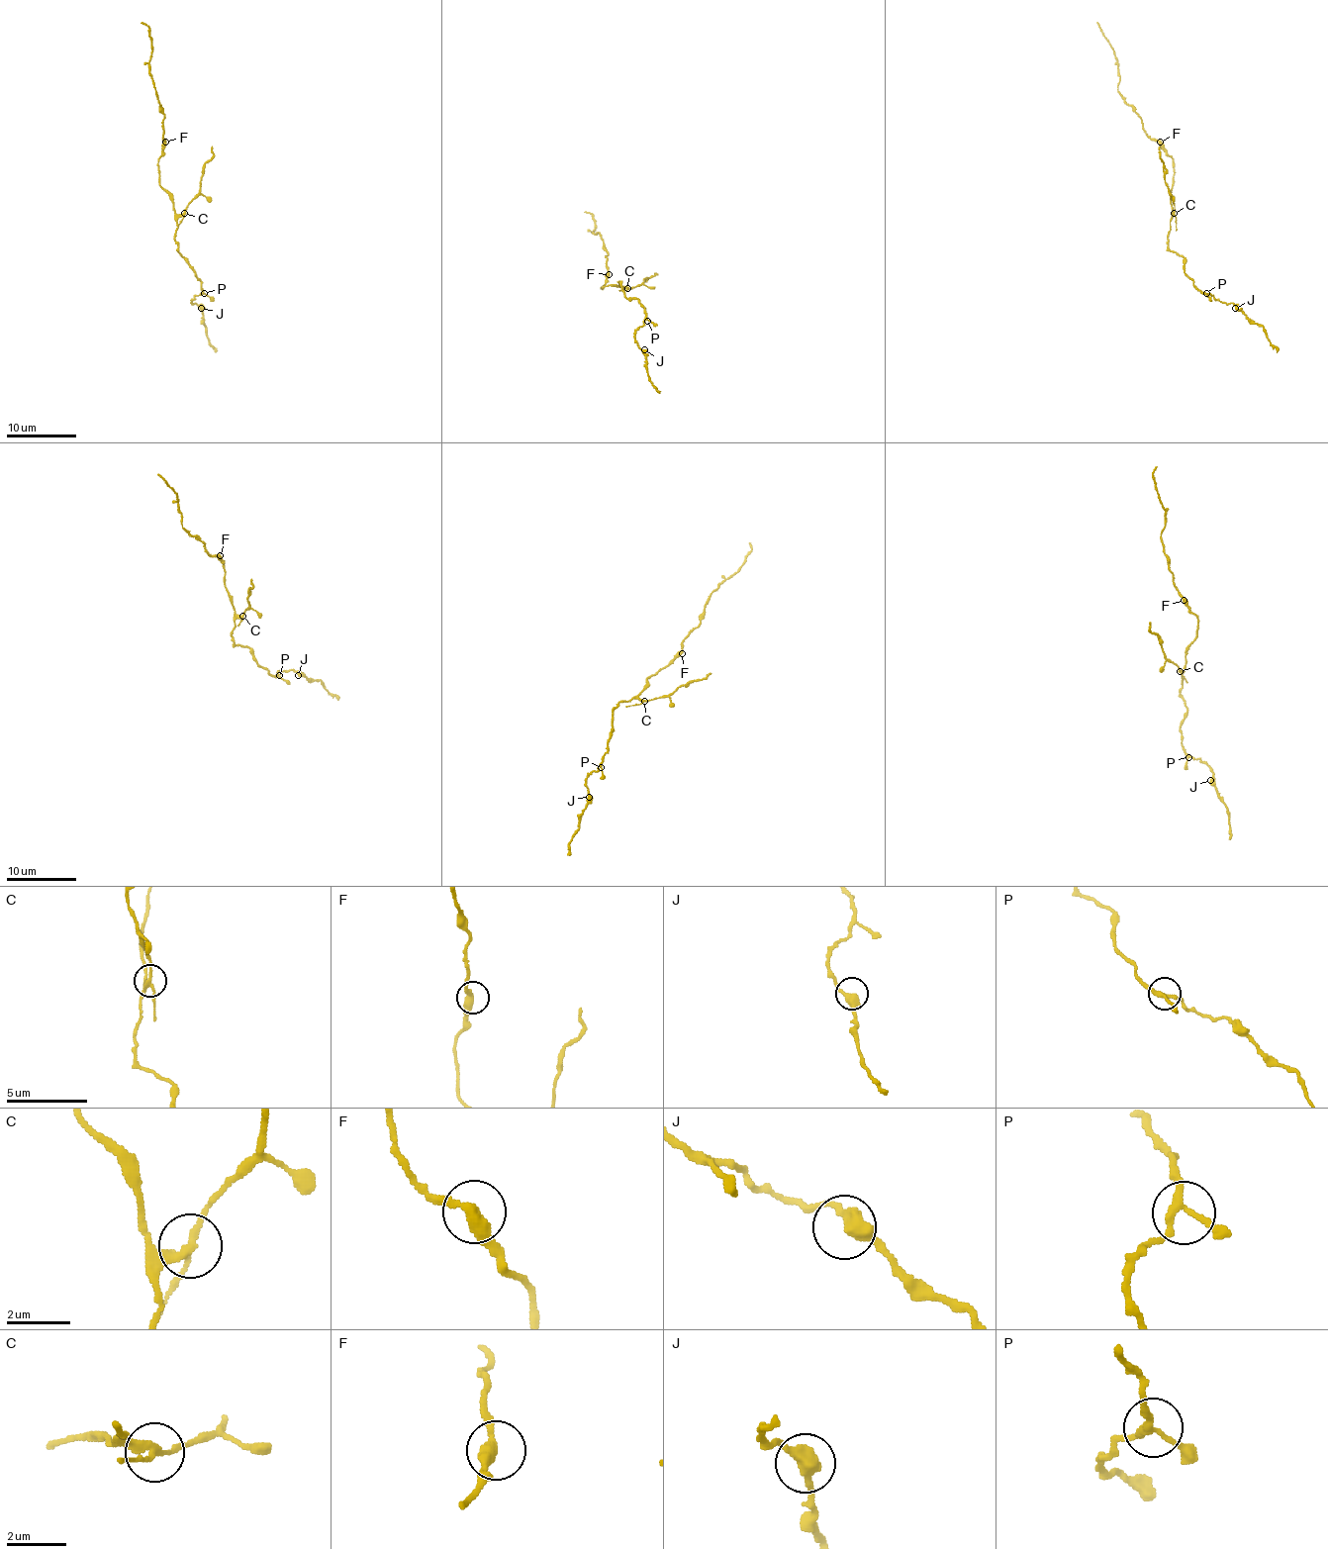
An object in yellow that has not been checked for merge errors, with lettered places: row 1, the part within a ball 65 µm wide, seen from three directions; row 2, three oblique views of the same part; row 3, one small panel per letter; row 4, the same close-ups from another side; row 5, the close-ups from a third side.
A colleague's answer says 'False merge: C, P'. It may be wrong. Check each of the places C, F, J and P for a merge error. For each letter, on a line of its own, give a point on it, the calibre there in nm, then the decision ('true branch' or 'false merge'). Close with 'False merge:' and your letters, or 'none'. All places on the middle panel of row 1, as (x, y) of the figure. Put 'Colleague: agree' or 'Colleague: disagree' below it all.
C: at (627, 288); 200 nm thick; false merge
F: at (609, 274); 360 nm thick; true branch
J: at (644, 349); 440 nm thick; true branch
P: at (647, 321); 200 nm thick; true branch
False merge: C
Colleague: disagree

